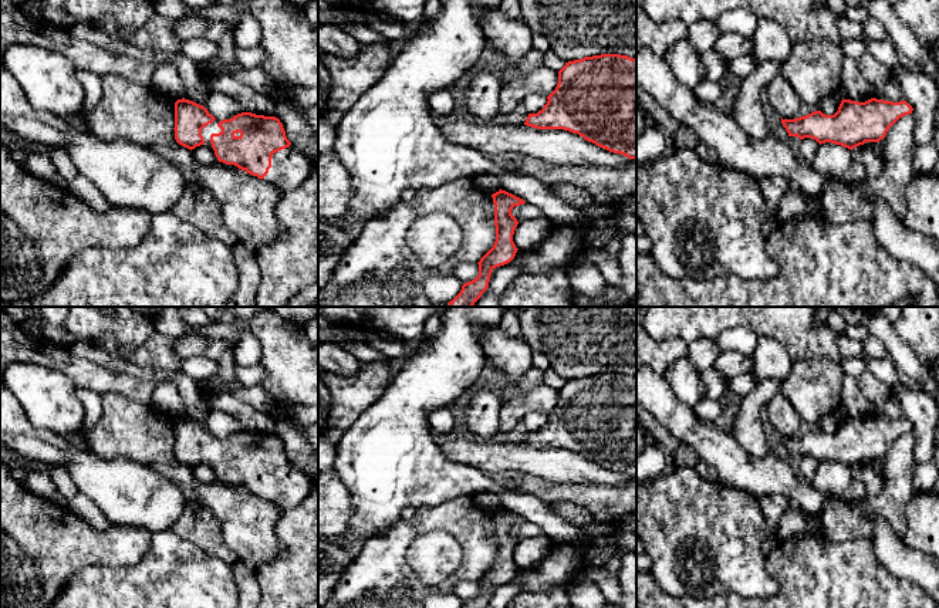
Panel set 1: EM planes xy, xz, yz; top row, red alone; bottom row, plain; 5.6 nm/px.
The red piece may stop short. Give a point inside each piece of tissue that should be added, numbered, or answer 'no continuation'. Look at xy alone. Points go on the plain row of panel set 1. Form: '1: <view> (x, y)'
1: xy (212, 446)
2: xy (290, 486)

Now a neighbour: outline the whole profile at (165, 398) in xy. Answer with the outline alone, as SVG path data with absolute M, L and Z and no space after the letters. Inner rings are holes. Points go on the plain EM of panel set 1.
M159 381L152 393L152 405L163 415L176 420L185 415L185 403L176 386L169 381Z

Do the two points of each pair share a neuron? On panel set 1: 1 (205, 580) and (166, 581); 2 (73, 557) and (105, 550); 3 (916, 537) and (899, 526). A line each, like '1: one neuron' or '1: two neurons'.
1: one neuron
2: one neuron
3: two neurons

